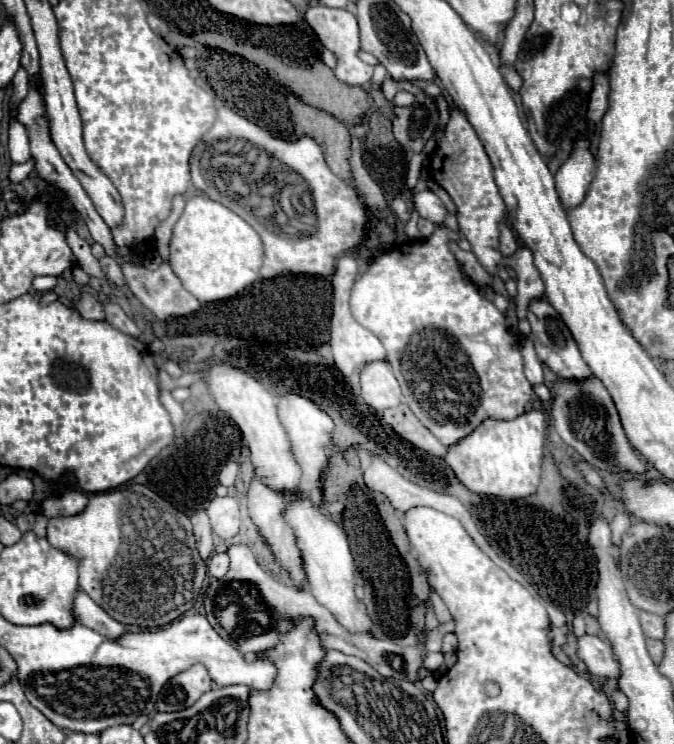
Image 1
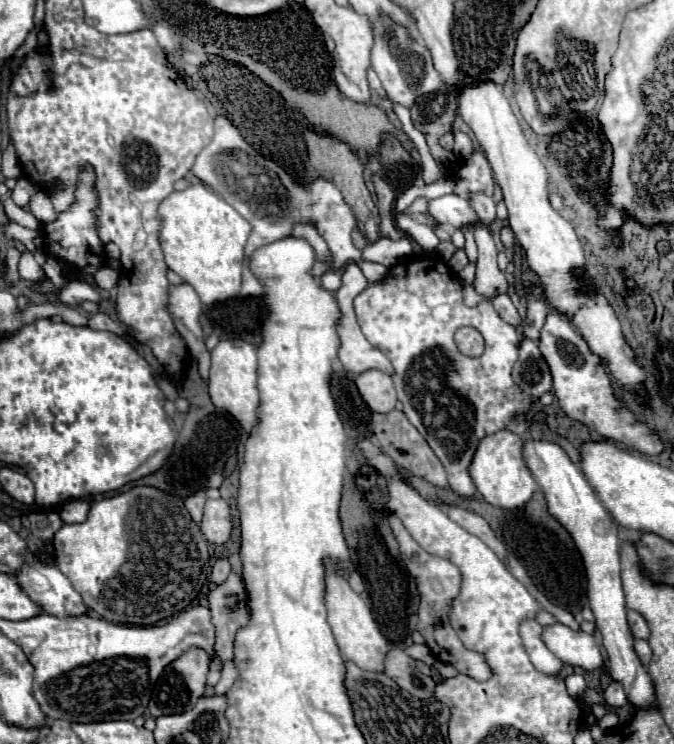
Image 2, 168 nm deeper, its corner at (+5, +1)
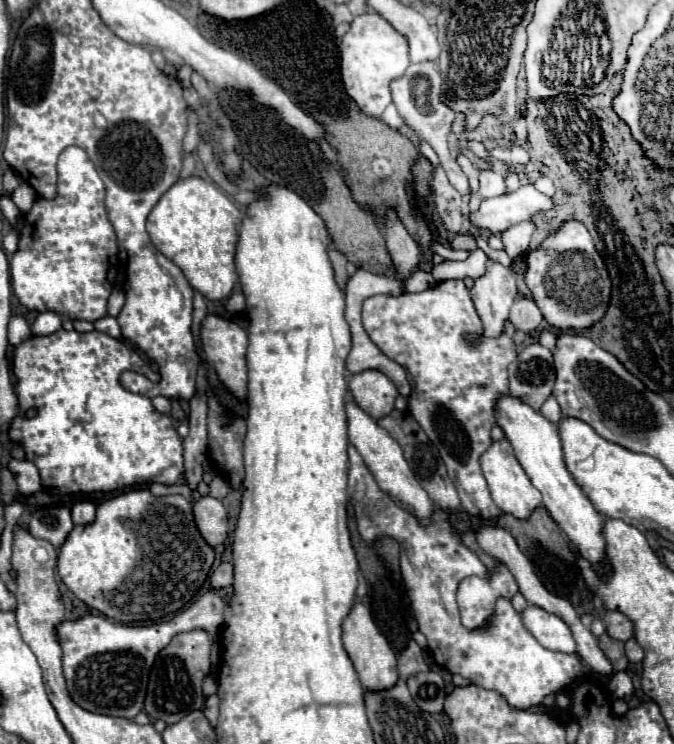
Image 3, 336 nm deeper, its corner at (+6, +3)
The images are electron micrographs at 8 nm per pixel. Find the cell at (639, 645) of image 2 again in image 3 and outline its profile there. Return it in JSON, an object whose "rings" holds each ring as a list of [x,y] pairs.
{"rings":[[[629,639],[629,641],[625,643],[625,655],[627,655],[627,659],[629,659],[631,663],[643,661],[643,649],[637,645],[635,639]]]}

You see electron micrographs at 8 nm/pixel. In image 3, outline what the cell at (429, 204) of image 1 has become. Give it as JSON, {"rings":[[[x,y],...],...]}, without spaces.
{"rings":[[[533,185],[519,187],[511,195],[501,195],[493,199],[483,199],[479,211],[469,213],[469,219],[475,227],[487,229],[493,235],[503,233],[505,229],[513,227],[515,223],[533,219],[535,215],[549,211],[555,207],[555,201]]]}

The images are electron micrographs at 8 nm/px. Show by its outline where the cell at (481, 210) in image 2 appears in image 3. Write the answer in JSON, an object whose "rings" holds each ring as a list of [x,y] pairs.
{"rings":[[[429,63],[411,65],[409,73],[405,73],[405,77],[401,81],[393,83],[393,103],[395,103],[401,119],[405,121],[405,125],[411,127],[421,139],[425,139],[435,149],[451,185],[465,195],[469,191],[469,181],[449,151],[449,135],[451,135],[455,111],[443,103],[441,85],[443,85],[443,79],[441,79],[441,73],[435,63],[433,65],[429,65]]]}

